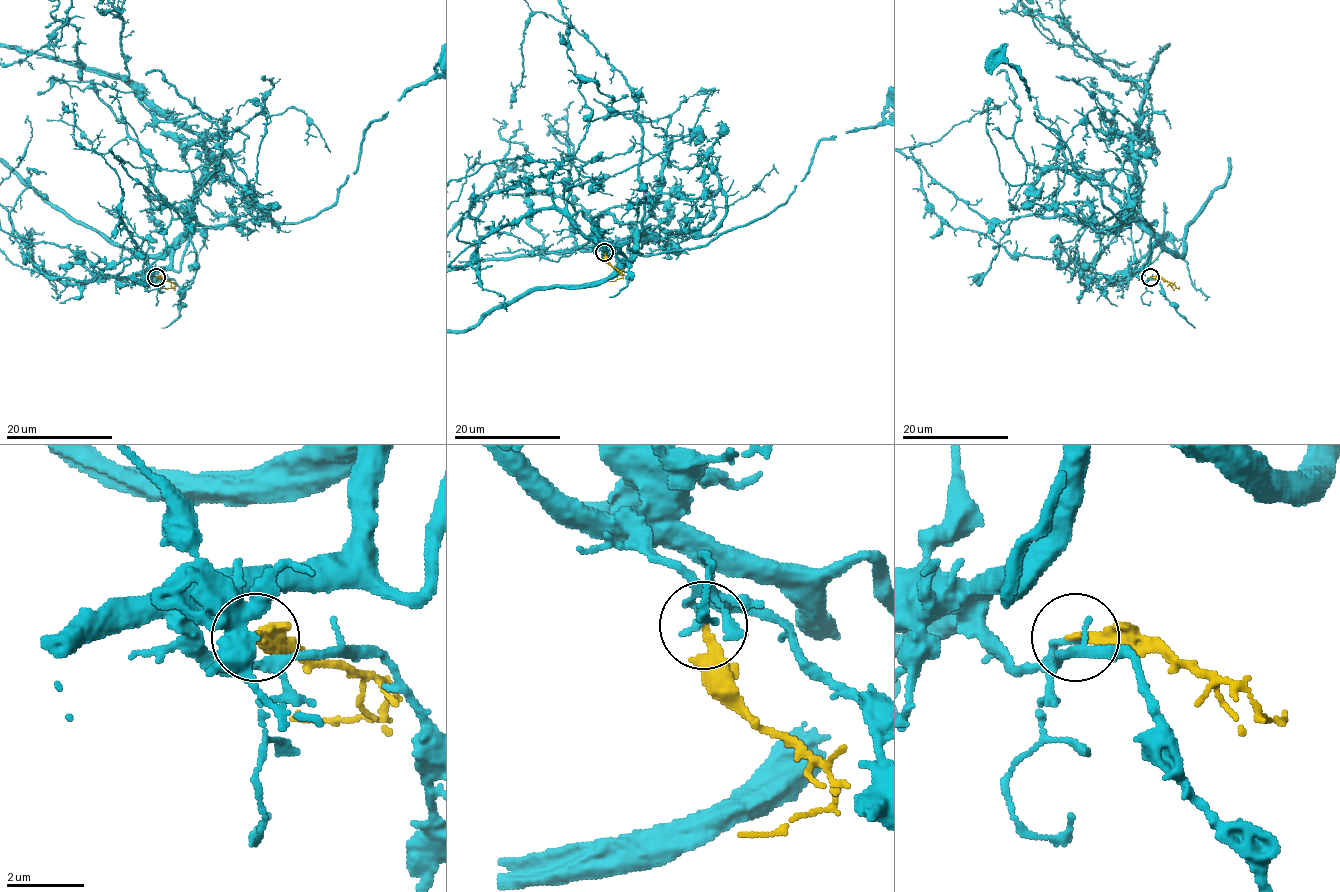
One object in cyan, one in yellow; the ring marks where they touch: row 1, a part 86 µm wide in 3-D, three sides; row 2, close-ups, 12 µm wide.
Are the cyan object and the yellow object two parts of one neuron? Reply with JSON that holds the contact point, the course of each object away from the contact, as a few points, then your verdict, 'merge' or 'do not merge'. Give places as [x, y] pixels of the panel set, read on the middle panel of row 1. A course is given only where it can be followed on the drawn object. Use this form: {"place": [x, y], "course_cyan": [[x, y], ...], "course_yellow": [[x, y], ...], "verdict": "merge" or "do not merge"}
{"place": [604, 252], "course_yellow": [[604, 253], [621, 275], [609, 281]], "verdict": "do not merge"}

